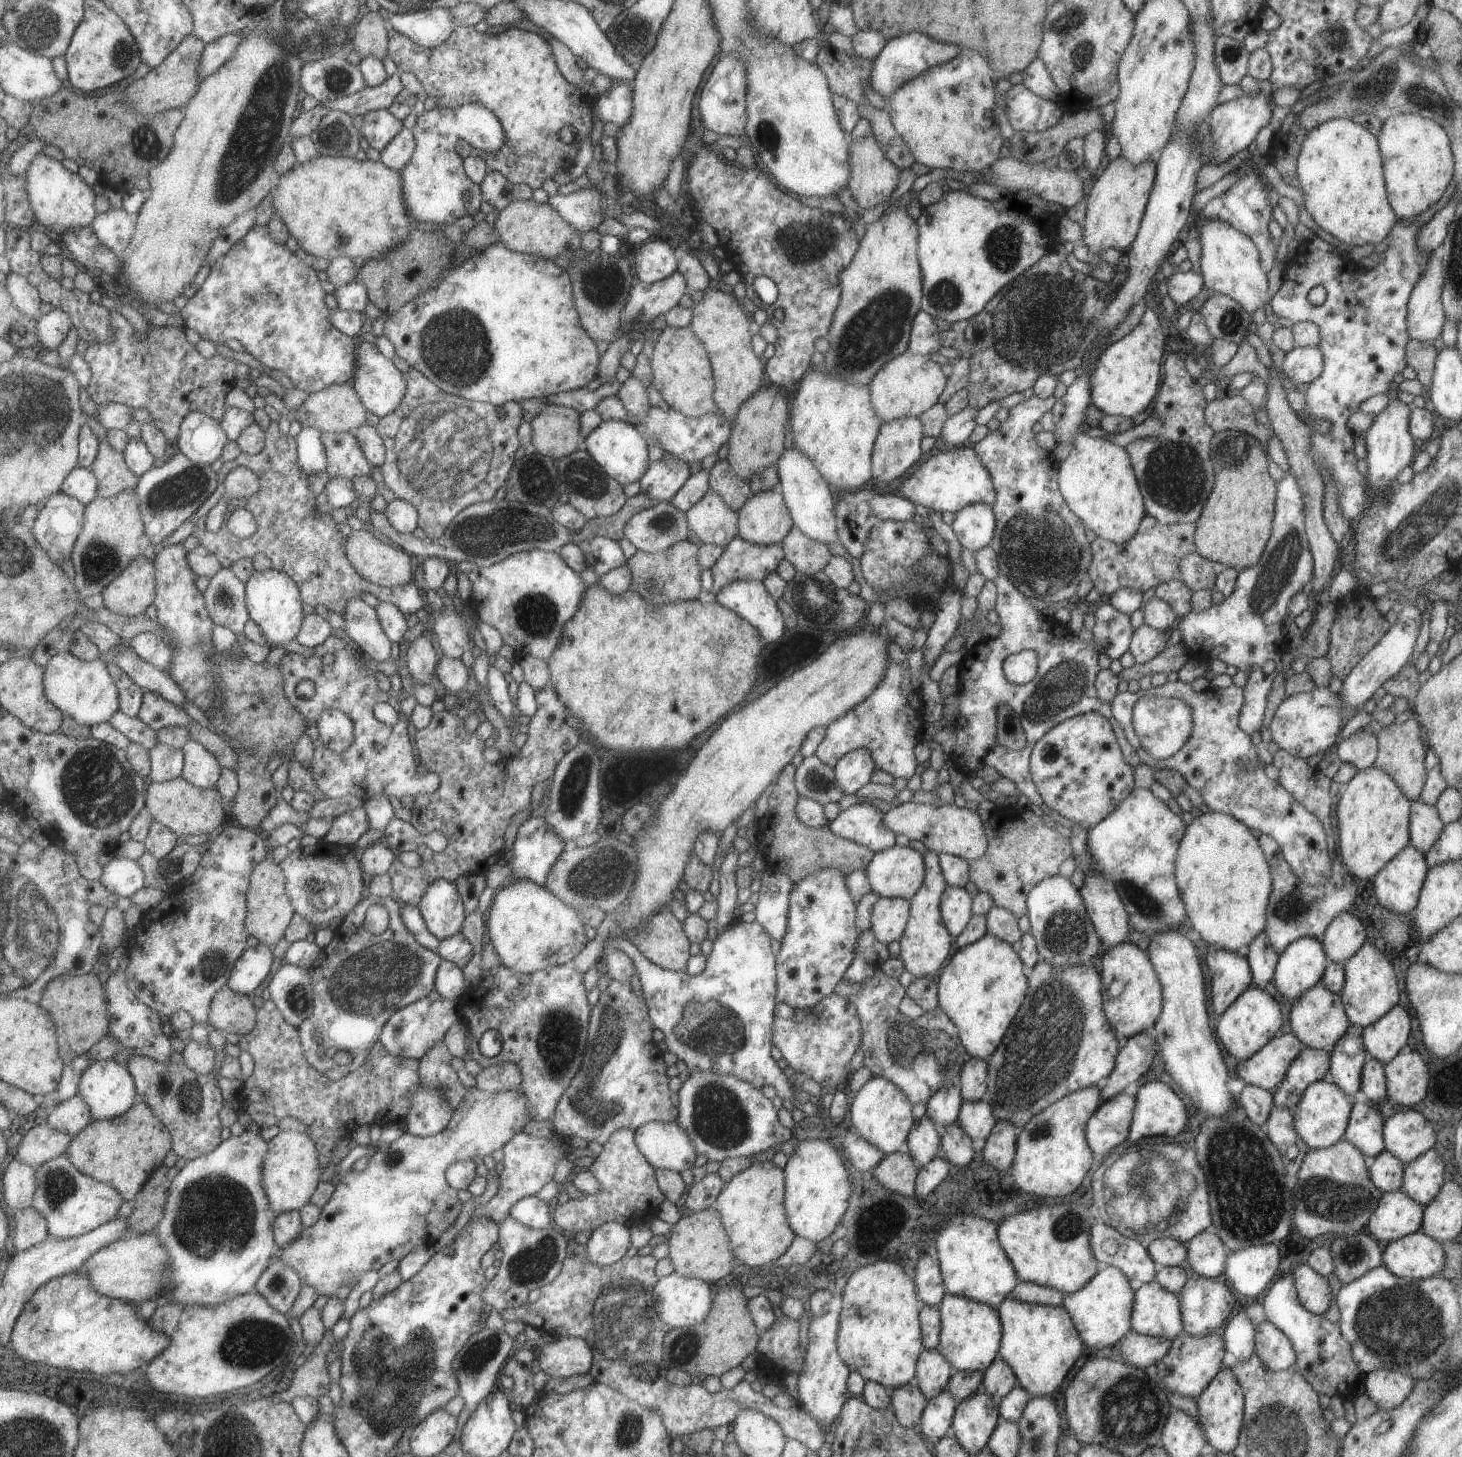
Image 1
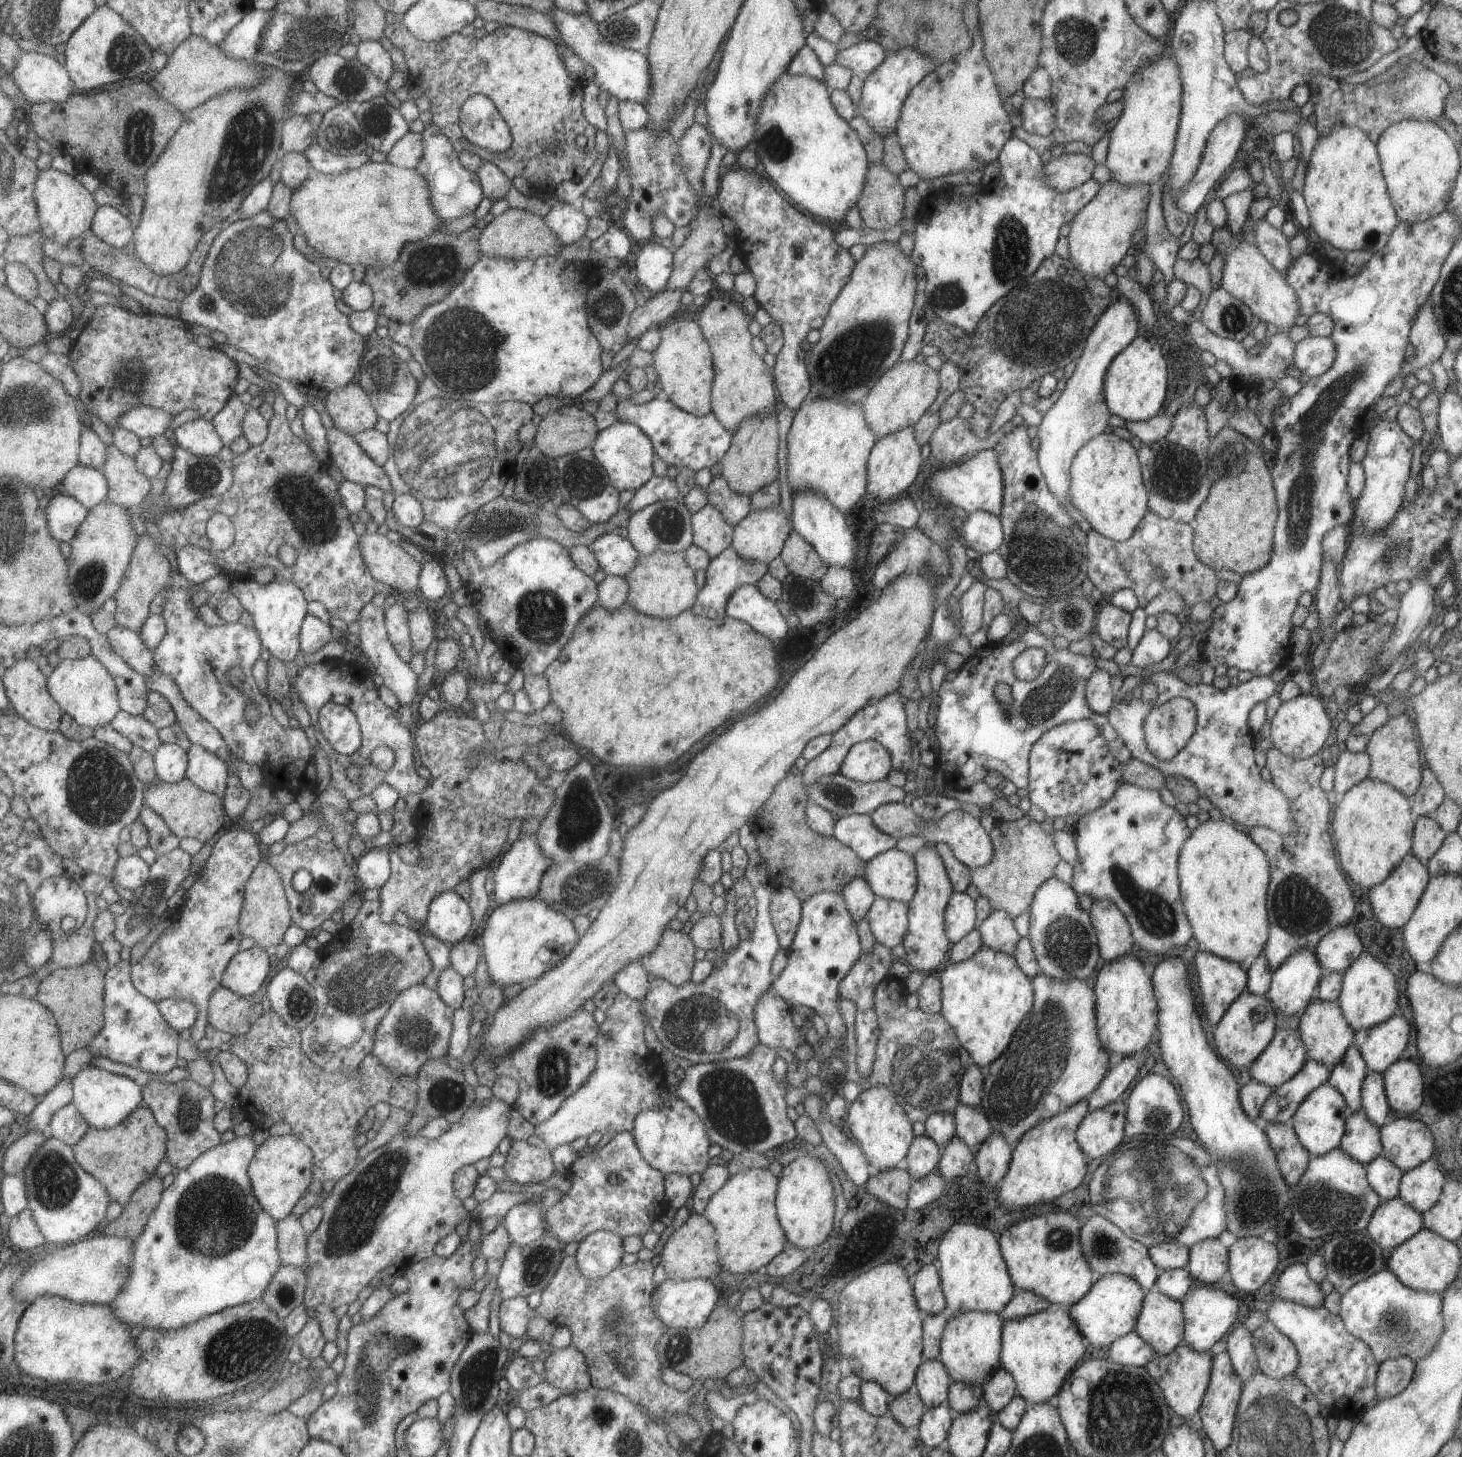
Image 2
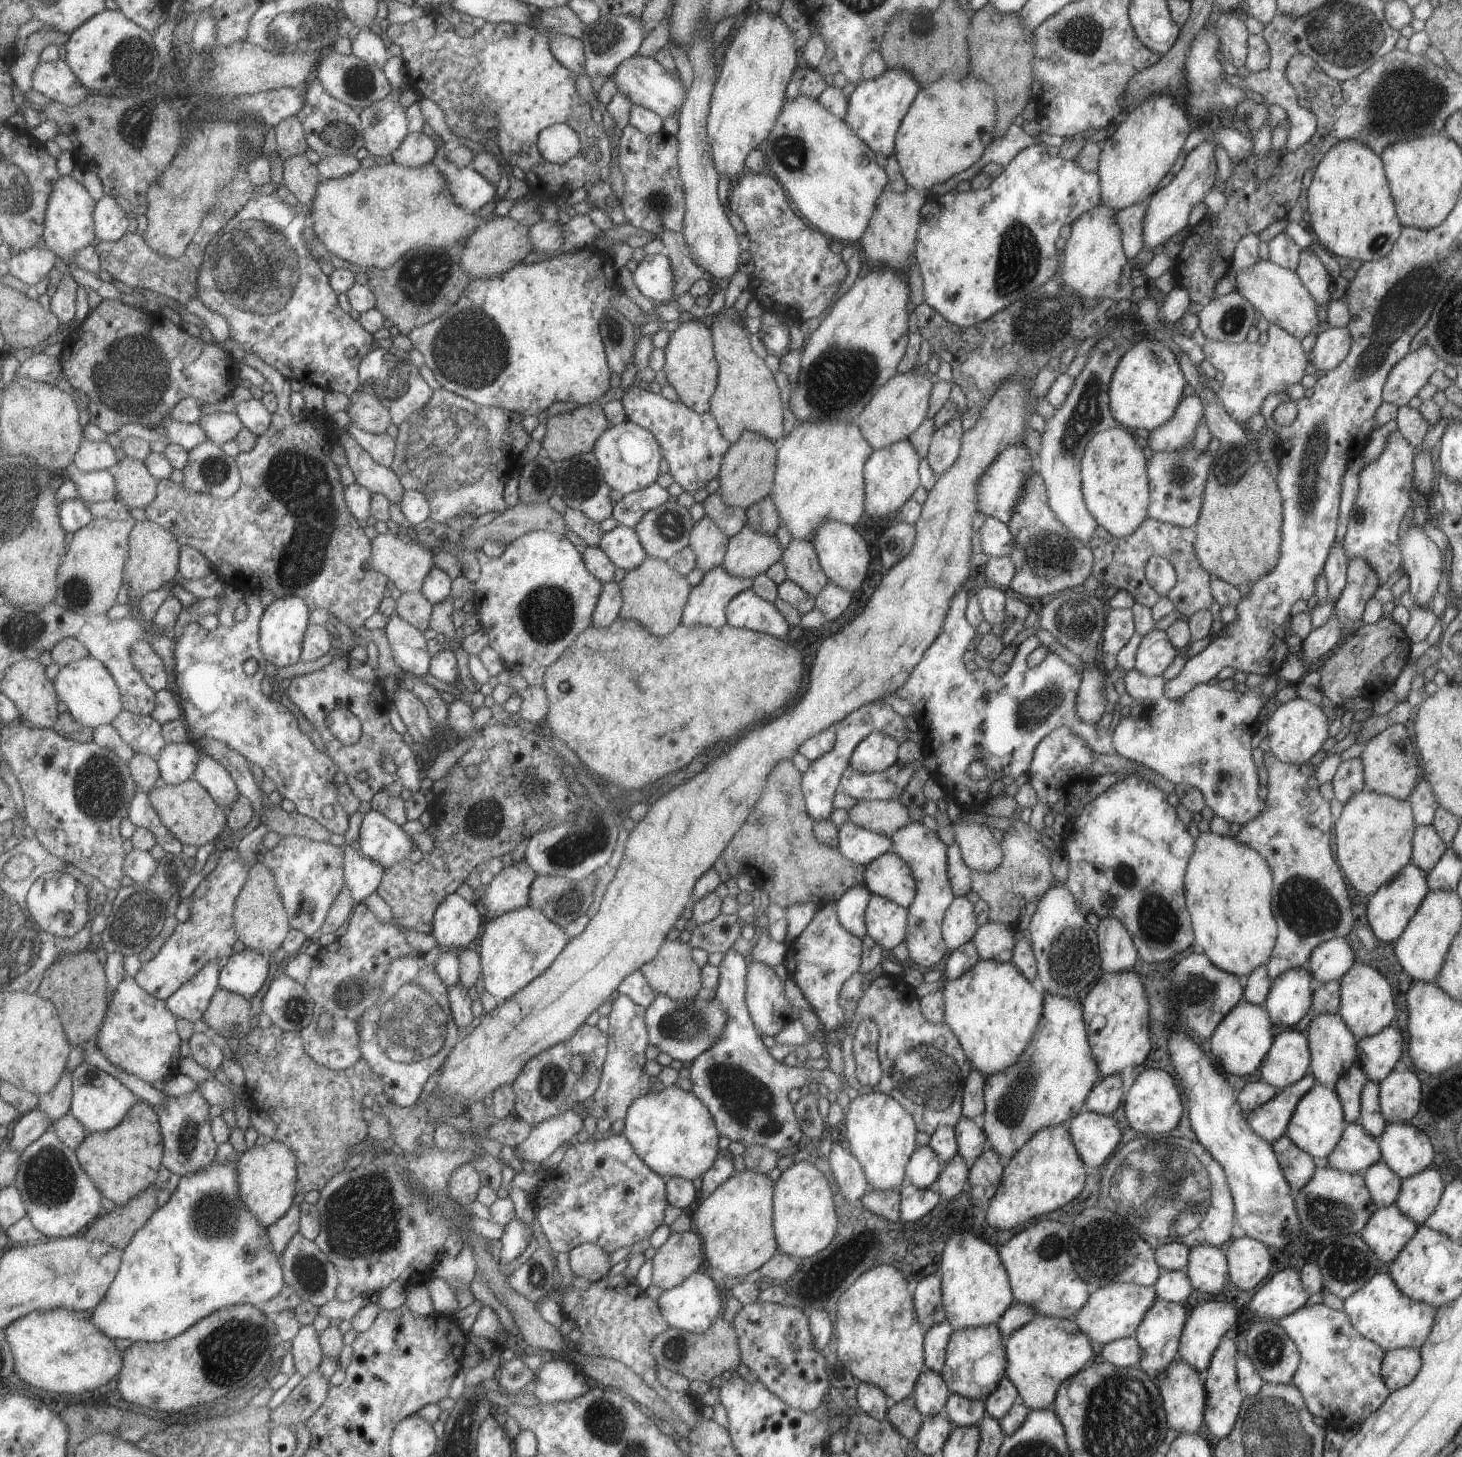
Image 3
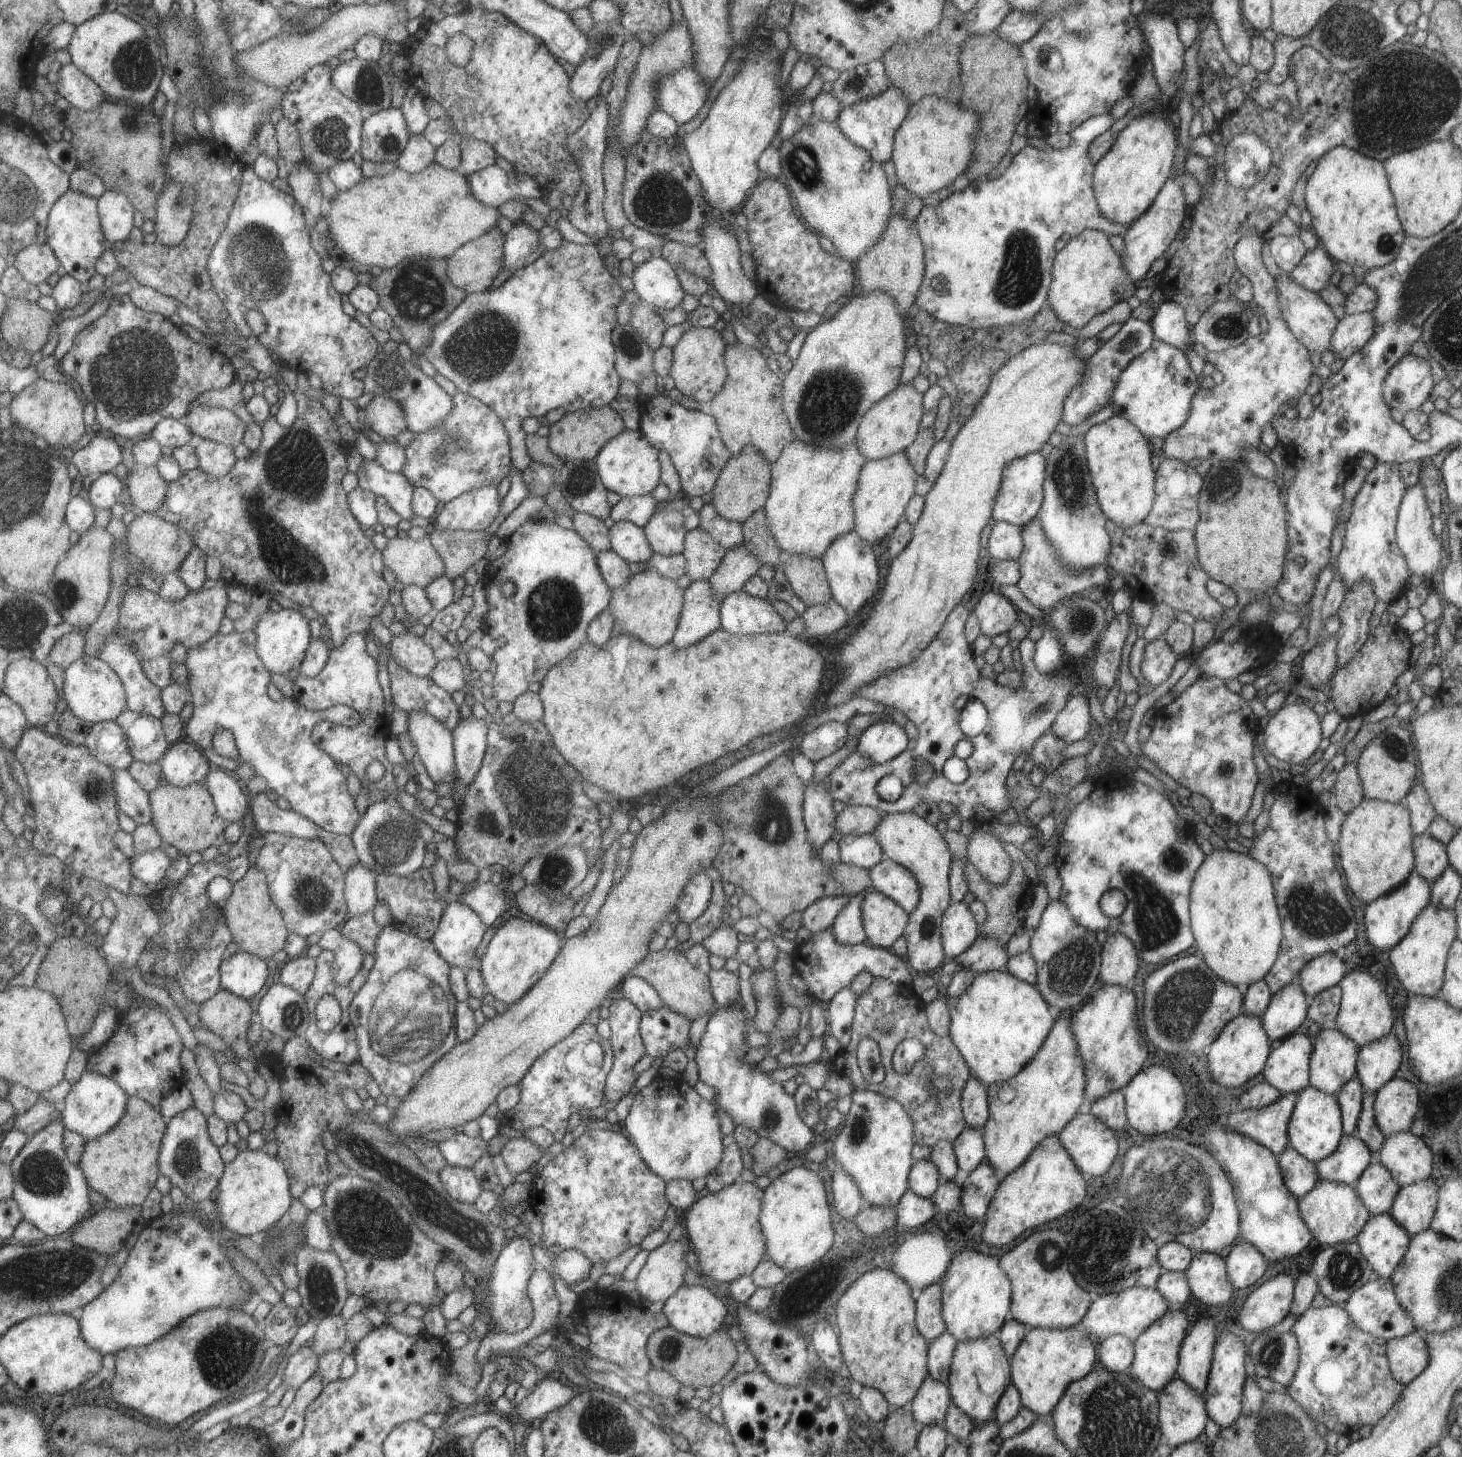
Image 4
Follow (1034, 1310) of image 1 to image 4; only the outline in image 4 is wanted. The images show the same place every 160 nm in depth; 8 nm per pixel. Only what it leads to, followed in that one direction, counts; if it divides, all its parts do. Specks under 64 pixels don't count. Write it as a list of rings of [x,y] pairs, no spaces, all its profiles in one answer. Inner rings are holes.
[[[1075,1328],[1027,1329],[1025,1338],[1009,1359],[1011,1384],[1019,1392],[1022,1407],[1038,1417],[1049,1416],[1067,1386],[1089,1374],[1095,1362],[1095,1352],[1091,1340]]]

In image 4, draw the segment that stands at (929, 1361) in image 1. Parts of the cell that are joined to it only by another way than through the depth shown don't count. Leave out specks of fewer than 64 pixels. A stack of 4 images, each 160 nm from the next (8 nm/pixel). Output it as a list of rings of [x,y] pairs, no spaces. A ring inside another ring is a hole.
[[[928,1375],[919,1386],[907,1408],[919,1428],[922,1426],[941,1426],[951,1404],[948,1386],[933,1380]]]

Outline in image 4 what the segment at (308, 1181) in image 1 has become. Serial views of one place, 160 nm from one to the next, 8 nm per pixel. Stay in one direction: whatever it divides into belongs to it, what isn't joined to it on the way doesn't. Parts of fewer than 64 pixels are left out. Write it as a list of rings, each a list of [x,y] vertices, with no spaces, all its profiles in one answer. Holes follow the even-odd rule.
[[[246,1149],[226,1164],[217,1188],[218,1207],[227,1230],[241,1236],[259,1239],[261,1234],[275,1227],[289,1213],[293,1204],[292,1183],[288,1168],[278,1155]]]

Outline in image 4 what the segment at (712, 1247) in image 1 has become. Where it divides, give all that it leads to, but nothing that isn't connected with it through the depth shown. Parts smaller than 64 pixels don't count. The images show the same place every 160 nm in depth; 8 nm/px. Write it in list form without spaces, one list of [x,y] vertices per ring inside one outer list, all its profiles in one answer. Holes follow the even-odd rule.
[[[681,1238],[675,1242],[666,1241],[649,1252],[635,1279],[640,1301],[663,1302],[683,1285],[688,1245]]]

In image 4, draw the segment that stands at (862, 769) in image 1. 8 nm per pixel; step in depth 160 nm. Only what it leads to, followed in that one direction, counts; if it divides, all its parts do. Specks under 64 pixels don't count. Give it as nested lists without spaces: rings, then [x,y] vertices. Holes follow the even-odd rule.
[[[891,719],[869,726],[857,740],[857,748],[871,762],[882,764],[906,750],[905,731]]]

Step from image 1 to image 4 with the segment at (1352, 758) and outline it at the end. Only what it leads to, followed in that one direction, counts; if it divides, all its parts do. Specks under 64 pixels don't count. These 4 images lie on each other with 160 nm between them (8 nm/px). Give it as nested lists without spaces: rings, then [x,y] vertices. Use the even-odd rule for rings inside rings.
[[[1346,763],[1337,773],[1337,778],[1331,791],[1334,792],[1337,808],[1345,814],[1353,810],[1364,799],[1356,763]]]

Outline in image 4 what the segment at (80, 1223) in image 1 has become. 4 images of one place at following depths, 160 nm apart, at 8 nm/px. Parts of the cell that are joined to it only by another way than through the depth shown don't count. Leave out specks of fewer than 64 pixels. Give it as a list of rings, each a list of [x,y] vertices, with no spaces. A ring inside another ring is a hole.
[[[59,1116],[30,1139],[12,1163],[15,1177],[14,1197],[20,1204],[24,1218],[35,1224],[49,1238],[70,1235],[96,1210],[91,1202],[92,1186],[84,1170],[68,1158],[65,1130],[63,1116]]]

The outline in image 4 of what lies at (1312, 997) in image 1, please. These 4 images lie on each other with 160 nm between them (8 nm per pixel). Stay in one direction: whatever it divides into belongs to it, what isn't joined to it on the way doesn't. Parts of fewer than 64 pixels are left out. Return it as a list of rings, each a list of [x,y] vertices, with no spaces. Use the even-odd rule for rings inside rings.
[[[1321,1028],[1312,1045],[1308,1084],[1333,1095],[1356,1074],[1359,1048],[1337,1028]]]

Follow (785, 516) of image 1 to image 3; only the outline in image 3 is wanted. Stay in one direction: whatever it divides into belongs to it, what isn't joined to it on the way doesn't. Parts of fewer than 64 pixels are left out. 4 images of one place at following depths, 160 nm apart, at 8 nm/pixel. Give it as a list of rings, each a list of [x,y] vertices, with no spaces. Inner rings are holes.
[[[745,524],[728,538],[722,565],[730,575],[754,579],[780,560],[777,537]]]

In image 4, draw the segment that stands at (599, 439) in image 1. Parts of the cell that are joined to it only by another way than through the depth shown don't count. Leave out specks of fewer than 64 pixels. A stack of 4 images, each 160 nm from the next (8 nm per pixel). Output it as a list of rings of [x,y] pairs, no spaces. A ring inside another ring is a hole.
[[[623,430],[613,436],[595,456],[594,464],[603,487],[620,497],[637,497],[649,494],[660,483],[658,451],[647,442],[640,430]]]

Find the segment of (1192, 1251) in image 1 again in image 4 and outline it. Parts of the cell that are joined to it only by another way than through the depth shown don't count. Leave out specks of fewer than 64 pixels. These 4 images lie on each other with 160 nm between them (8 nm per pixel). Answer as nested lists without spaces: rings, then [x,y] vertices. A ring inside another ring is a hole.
[[[1195,1253],[1184,1274],[1191,1298],[1203,1302],[1205,1305],[1225,1304],[1227,1298],[1231,1296],[1231,1292],[1234,1290],[1226,1274],[1225,1262],[1217,1253]]]

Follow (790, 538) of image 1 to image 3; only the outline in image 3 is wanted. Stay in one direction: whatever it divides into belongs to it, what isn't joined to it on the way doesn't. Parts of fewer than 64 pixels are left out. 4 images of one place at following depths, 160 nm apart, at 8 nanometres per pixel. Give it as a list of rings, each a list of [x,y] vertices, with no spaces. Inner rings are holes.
[[[791,538],[782,550],[780,561],[783,563],[787,578],[812,597],[828,581],[809,540]]]

